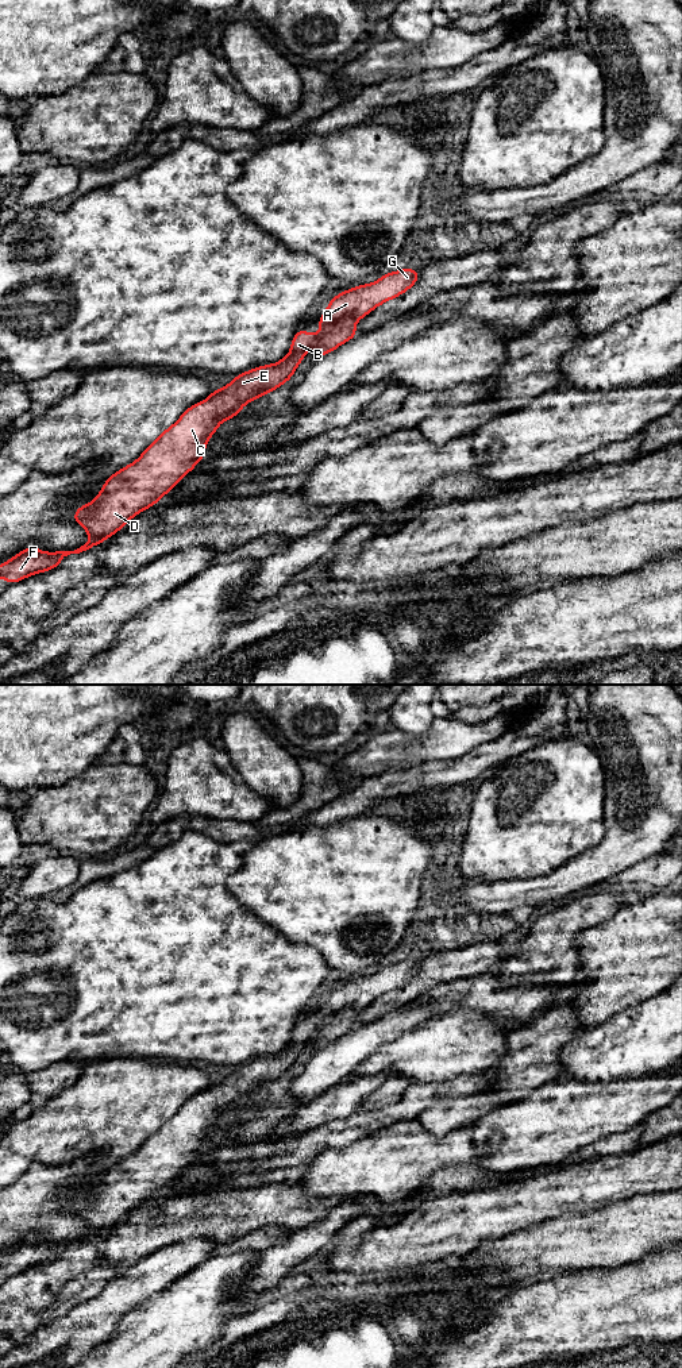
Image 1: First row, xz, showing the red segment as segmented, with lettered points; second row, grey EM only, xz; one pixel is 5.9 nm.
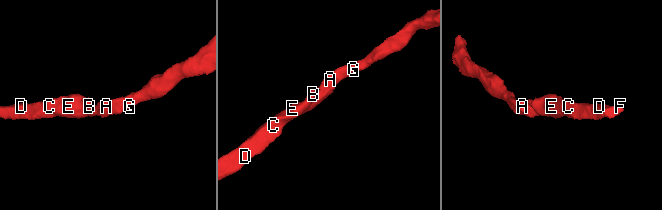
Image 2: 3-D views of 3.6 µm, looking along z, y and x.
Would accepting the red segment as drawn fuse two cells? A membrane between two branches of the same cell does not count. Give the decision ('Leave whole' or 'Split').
Leave whole

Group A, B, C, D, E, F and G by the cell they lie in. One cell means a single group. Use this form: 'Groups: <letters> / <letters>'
Groups: A B C D E F G

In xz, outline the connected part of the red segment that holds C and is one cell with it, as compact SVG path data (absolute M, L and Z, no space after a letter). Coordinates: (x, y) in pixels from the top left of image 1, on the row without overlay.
M402 960L335 987L319 1010L320 1026L300 1020L284 1051L238 1066L227 1078L189 1098L135 1153L109 1167L95 1191L73 1205L73 1211L89 1226L88 1234L74 1242L55 1244L31 1237L0 1256L0 1269L5 1269L8 1276L16 1275L53 1261L65 1248L80 1245L112 1229L138 1205L157 1196L161 1188L194 1160L205 1148L205 1137L220 1114L238 1107L243 1097L289 1072L309 1041L316 1040L317 1049L321 1049L354 1030L358 1011L405 984L417 971L417 960Z

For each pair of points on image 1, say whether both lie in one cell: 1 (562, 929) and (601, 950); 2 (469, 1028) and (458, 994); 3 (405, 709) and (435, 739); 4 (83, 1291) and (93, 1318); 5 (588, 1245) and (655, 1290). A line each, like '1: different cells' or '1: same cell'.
1: different cells
2: different cells
3: different cells
4: different cells
5: different cells

